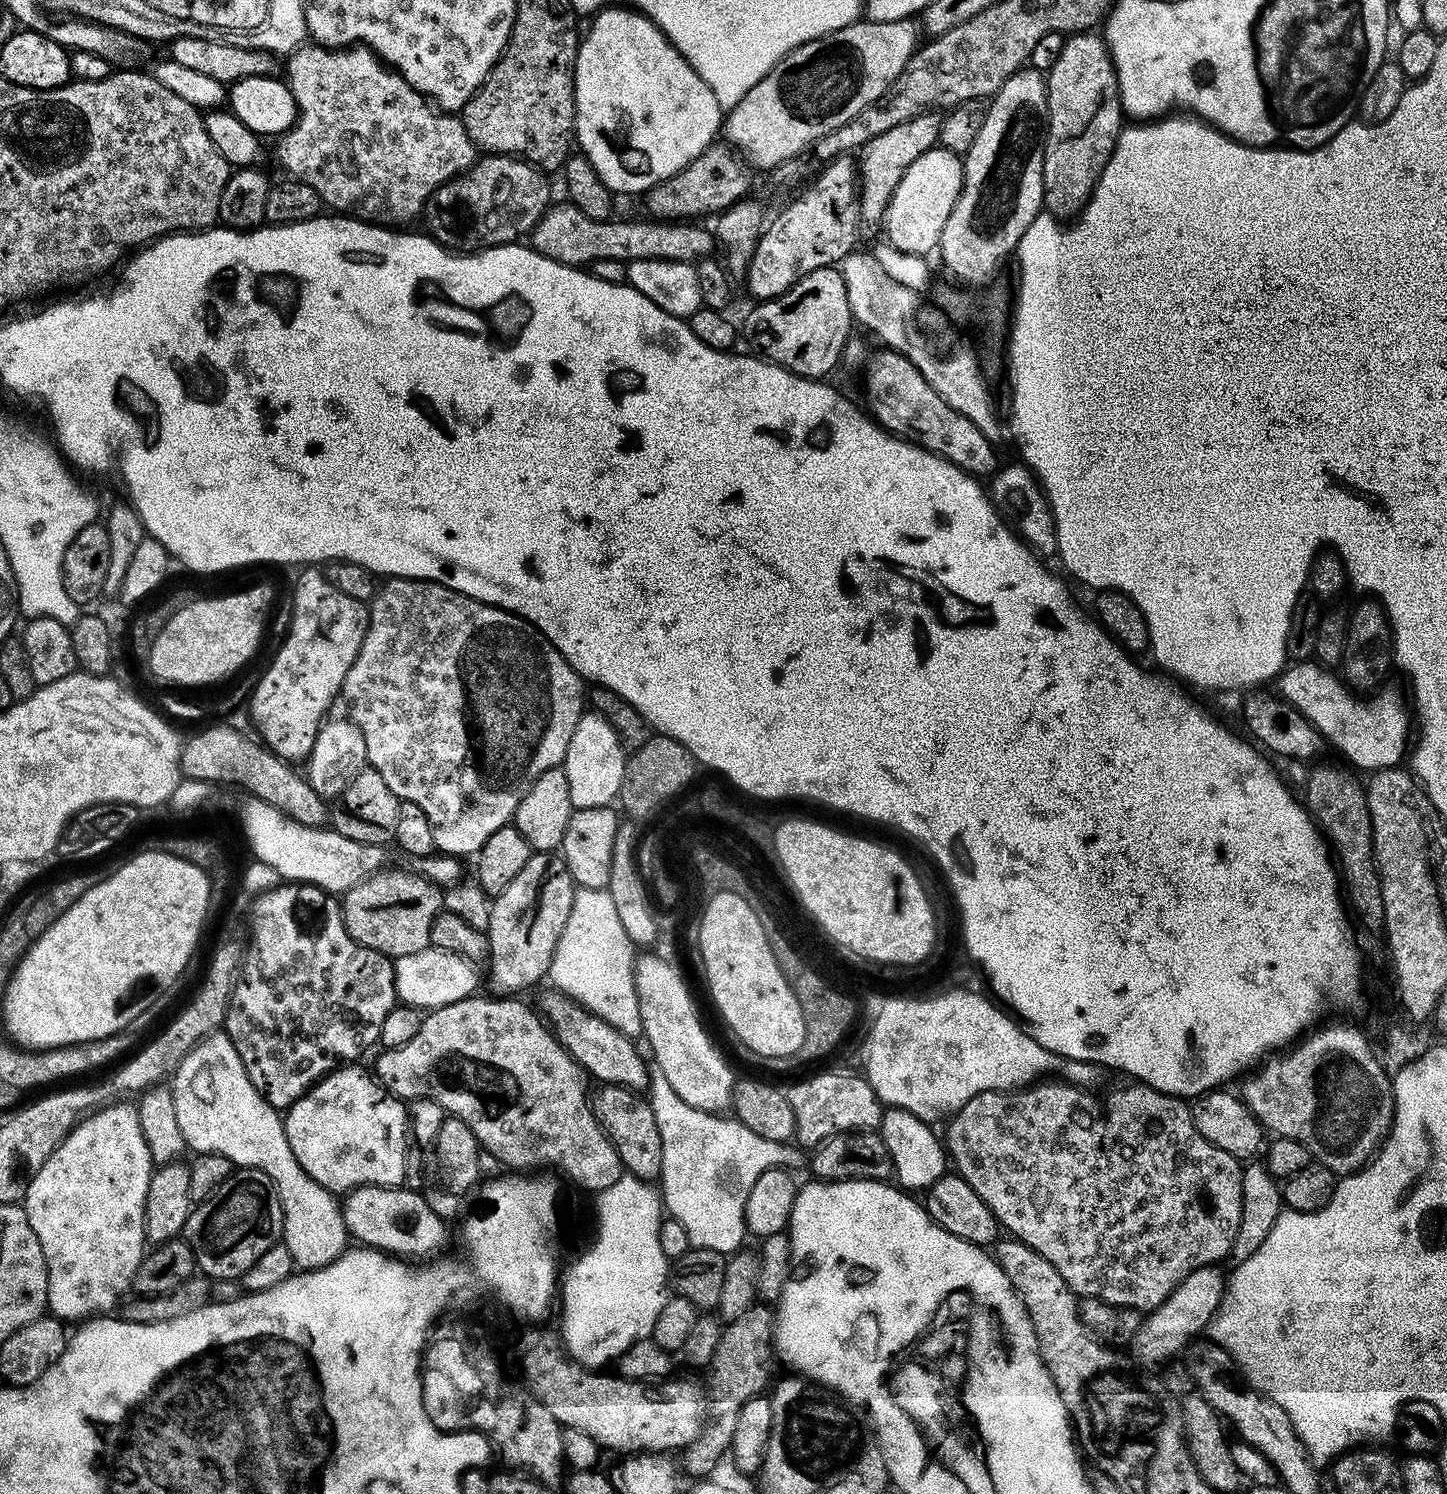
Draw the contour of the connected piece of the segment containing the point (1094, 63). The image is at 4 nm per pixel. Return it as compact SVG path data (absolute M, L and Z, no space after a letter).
M1092 30L1069 35L1058 60L1046 74L1046 83L1048 127L1044 129L1042 158L1044 208L1064 218L1067 212L1079 213L1088 203L1122 131L1116 68L1103 35Z

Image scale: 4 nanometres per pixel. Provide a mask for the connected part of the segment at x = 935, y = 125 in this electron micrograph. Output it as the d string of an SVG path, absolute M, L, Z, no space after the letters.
M924 112L912 120L902 122L902 126L894 126L886 130L886 134L878 134L878 138L870 138L862 149L858 160L858 187L860 189L860 222L865 229L879 229L884 223L884 215L888 209L890 198L902 182L902 174L910 170L910 162L926 150L937 147L940 138L941 117L936 112Z

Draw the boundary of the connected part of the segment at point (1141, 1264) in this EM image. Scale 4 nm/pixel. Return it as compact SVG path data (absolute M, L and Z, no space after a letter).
M1040 1082L1035 1086L1025 1086L1019 1090L1011 1092L981 1092L979 1096L975 1096L970 1102L966 1102L966 1106L962 1106L958 1111L951 1113L948 1124L948 1140L946 1136L946 1152L950 1157L950 1164L959 1175L963 1176L966 1182L970 1182L970 1186L974 1186L974 1194L978 1194L978 1198L982 1198L982 1202L986 1202L986 1206L990 1206L990 1210L995 1214L997 1222L1001 1229L1009 1237L1021 1240L1026 1246L1033 1248L1038 1254L1042 1254L1042 1258L1046 1258L1046 1262L1050 1262L1050 1266L1054 1266L1054 1270L1058 1270L1058 1274L1062 1274L1062 1278L1070 1285L1077 1297L1087 1298L1089 1300L1104 1300L1108 1304L1120 1304L1124 1308L1139 1310L1139 1308L1149 1308L1155 1310L1160 1308L1168 1301L1172 1292L1176 1287L1191 1274L1195 1268L1203 1268L1205 1266L1215 1265L1216 1260L1220 1260L1223 1256L1227 1257L1232 1250L1234 1242L1234 1234L1238 1232L1238 1222L1242 1216L1242 1164L1230 1154L1226 1154L1226 1150L1218 1150L1218 1146L1214 1146L1210 1142L1206 1142L1206 1138L1202 1138L1202 1134L1198 1134L1198 1130L1192 1121L1191 1107L1181 1097L1171 1096L1165 1092L1154 1090L1148 1084L1139 1082L1128 1082L1125 1088L1116 1088L1104 1101L1100 1101L1098 1097L1091 1096L1087 1087L1080 1087L1077 1084L1067 1082L1052 1082L1056 1084L1044 1084L1048 1082Z

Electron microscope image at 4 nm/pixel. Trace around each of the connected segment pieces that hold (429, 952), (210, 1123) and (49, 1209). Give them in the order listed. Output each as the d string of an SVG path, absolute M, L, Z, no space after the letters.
M431 946L418 954L397 956L394 960L396 970L396 995L399 1003L410 1004L413 1008L431 1010L464 1000L477 991L476 968L473 961L457 952L447 952Z
M209 1031L200 1041L186 1053L176 1071L170 1077L170 1087L174 1094L174 1114L178 1118L178 1126L182 1129L185 1145L193 1153L209 1152L222 1154L222 1158L230 1158L236 1168L253 1168L262 1170L266 1178L272 1180L282 1206L282 1243L290 1250L293 1265L300 1270L324 1268L334 1262L346 1251L350 1237L346 1230L346 1222L342 1204L330 1190L326 1190L302 1166L298 1166L298 1158L294 1158L294 1150L290 1150L290 1142L286 1142L286 1130L281 1113L250 1082L250 1074L246 1074L246 1066L242 1066L242 1058L238 1058L238 1050L229 1038L227 1031Z
M117 1102L85 1116L34 1174L22 1203L38 1242L42 1242L42 1254L46 1254L48 1306L53 1317L65 1322L104 1318L115 1313L116 1303L133 1291L135 1272L146 1255L144 1207L153 1171L135 1107Z

